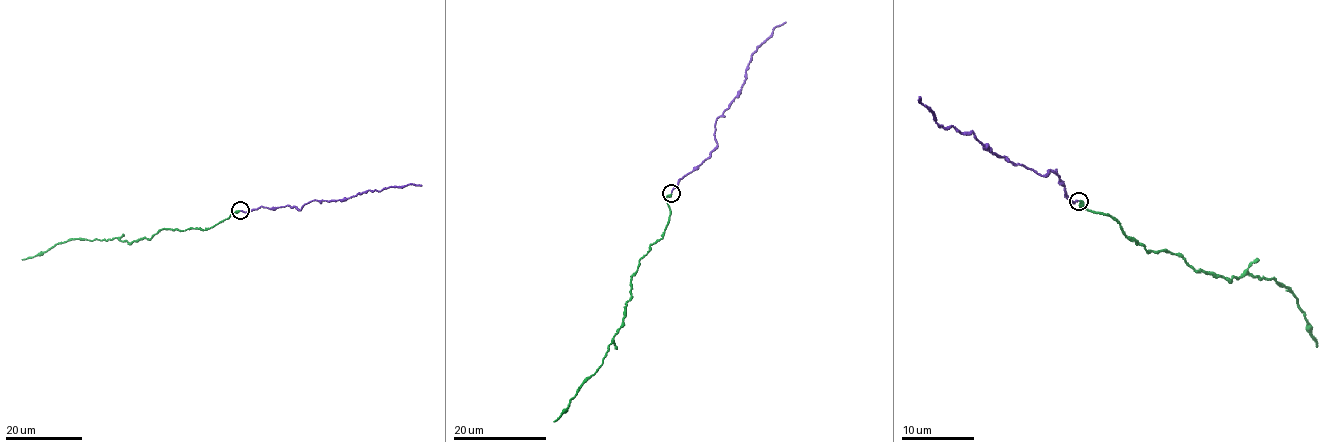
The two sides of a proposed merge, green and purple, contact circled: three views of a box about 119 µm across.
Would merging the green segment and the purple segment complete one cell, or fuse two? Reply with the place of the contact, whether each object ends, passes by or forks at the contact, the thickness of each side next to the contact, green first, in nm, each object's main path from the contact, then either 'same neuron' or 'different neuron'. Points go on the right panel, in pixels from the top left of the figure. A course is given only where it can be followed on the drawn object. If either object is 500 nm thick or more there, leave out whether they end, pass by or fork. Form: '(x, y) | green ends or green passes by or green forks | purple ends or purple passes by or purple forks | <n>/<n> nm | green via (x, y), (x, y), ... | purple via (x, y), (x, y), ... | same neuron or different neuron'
(1079, 201) | green ends | purple ends | 400/180 nm | green via (1079, 200), (1114, 216), (1149, 253), (1168, 251), (1231, 279), (1276, 279), (1293, 291), (1316, 347) | purple via (1079, 200), (1069, 201), (1054, 170), (1046, 175), (1010, 163), (982, 145), (973, 132), (935, 123), (919, 97) | same neuron

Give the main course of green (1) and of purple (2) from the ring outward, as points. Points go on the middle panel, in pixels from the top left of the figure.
1: (671, 193), (666, 197), (669, 219), (664, 235), (651, 246), (632, 276), (623, 326), (598, 370), (553, 421)
2: (671, 193), (677, 183), (717, 146), (715, 122), (740, 89), (751, 54), (772, 30), (786, 21)

